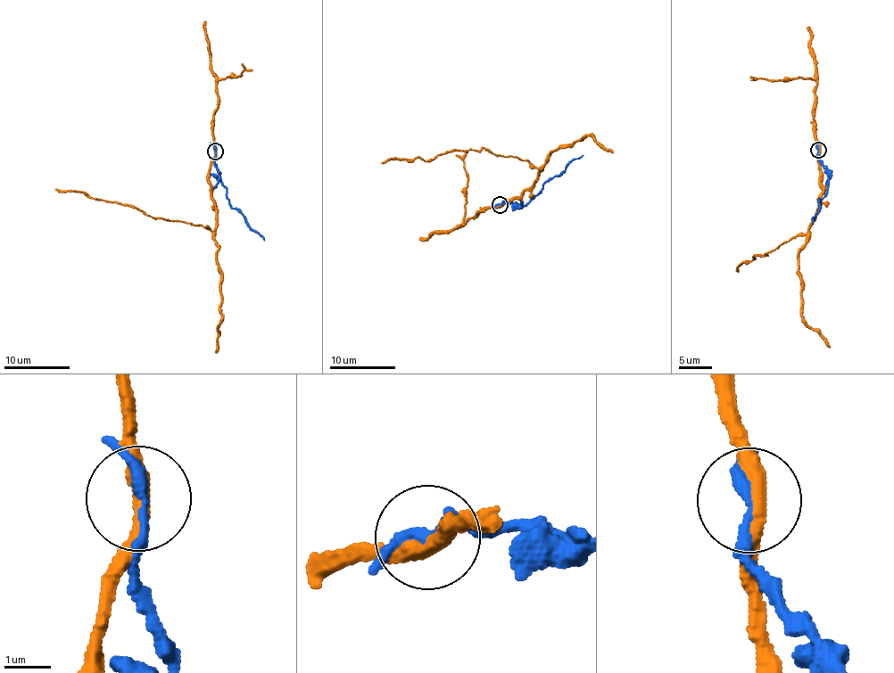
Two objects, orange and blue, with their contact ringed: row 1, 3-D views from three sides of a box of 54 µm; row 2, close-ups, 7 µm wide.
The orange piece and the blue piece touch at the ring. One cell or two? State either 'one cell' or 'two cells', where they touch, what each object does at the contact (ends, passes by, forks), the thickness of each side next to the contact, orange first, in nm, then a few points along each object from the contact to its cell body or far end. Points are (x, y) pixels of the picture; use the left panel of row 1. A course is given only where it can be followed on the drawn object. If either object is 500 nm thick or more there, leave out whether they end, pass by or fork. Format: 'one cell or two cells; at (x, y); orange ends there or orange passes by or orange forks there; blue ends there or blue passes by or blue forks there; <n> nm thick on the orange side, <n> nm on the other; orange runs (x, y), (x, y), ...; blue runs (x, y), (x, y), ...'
two cells; at (215, 151); orange passes by; blue passes by; 360 nm thick on the orange side, 200 nm on the other; orange runs (215, 151), (209, 171), (217, 221), (213, 230), (55, 189); blue runs (215, 151), (217, 176), (226, 188), (231, 207), (245, 218), (250, 229), (264, 240)

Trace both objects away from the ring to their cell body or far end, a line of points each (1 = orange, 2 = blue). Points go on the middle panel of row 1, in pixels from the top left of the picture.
1: (500, 205), (538, 180), (538, 168), (481, 148), (446, 151), (427, 160), (393, 157), (381, 162)
2: (500, 205), (504, 201), (525, 204), (535, 198), (542, 184), (583, 155)

